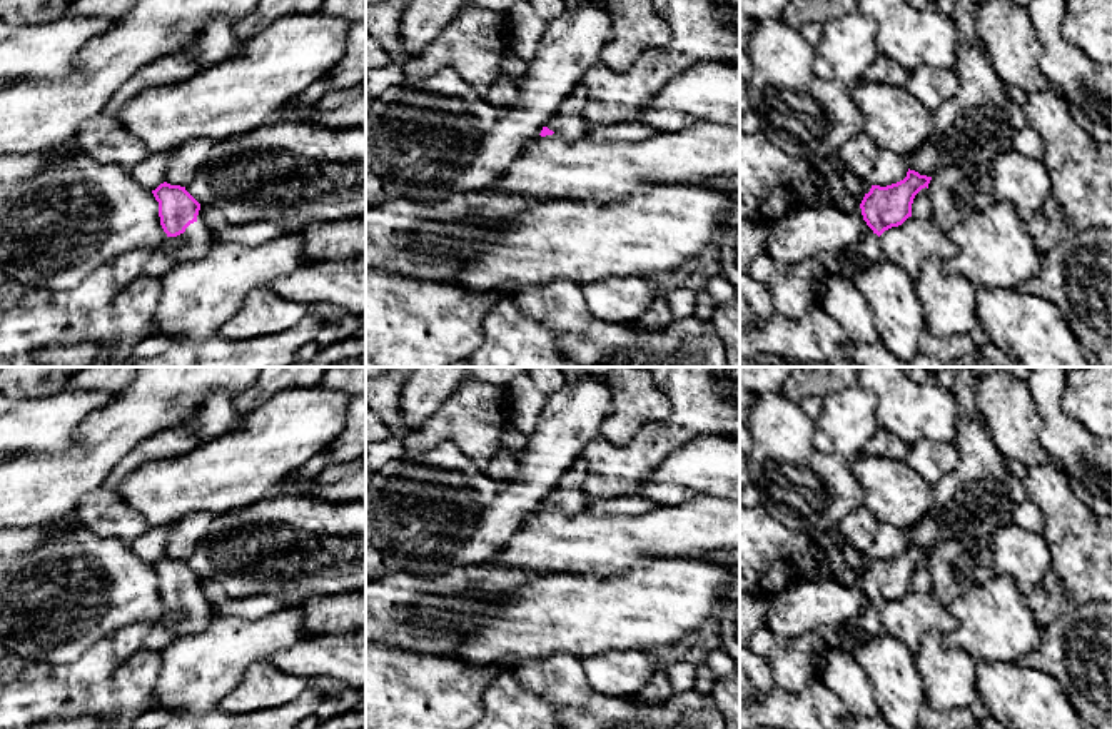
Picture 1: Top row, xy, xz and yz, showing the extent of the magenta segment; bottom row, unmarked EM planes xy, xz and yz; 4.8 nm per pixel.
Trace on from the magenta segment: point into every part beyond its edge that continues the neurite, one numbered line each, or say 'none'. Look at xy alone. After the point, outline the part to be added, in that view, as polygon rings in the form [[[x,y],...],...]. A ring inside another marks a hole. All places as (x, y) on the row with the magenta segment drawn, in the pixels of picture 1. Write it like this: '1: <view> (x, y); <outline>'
1: xy (192, 246); [[[180,234],[179,239],[170,237],[167,254],[170,254],[175,262],[197,260],[207,254],[210,244],[212,237],[205,234]]]

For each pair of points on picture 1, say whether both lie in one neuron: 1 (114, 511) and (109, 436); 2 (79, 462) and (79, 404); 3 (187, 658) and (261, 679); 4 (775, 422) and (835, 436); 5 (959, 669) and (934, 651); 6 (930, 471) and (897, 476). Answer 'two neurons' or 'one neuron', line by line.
1: two neurons
2: two neurons
3: two neurons
4: two neurons
5: one neuron
6: two neurons

